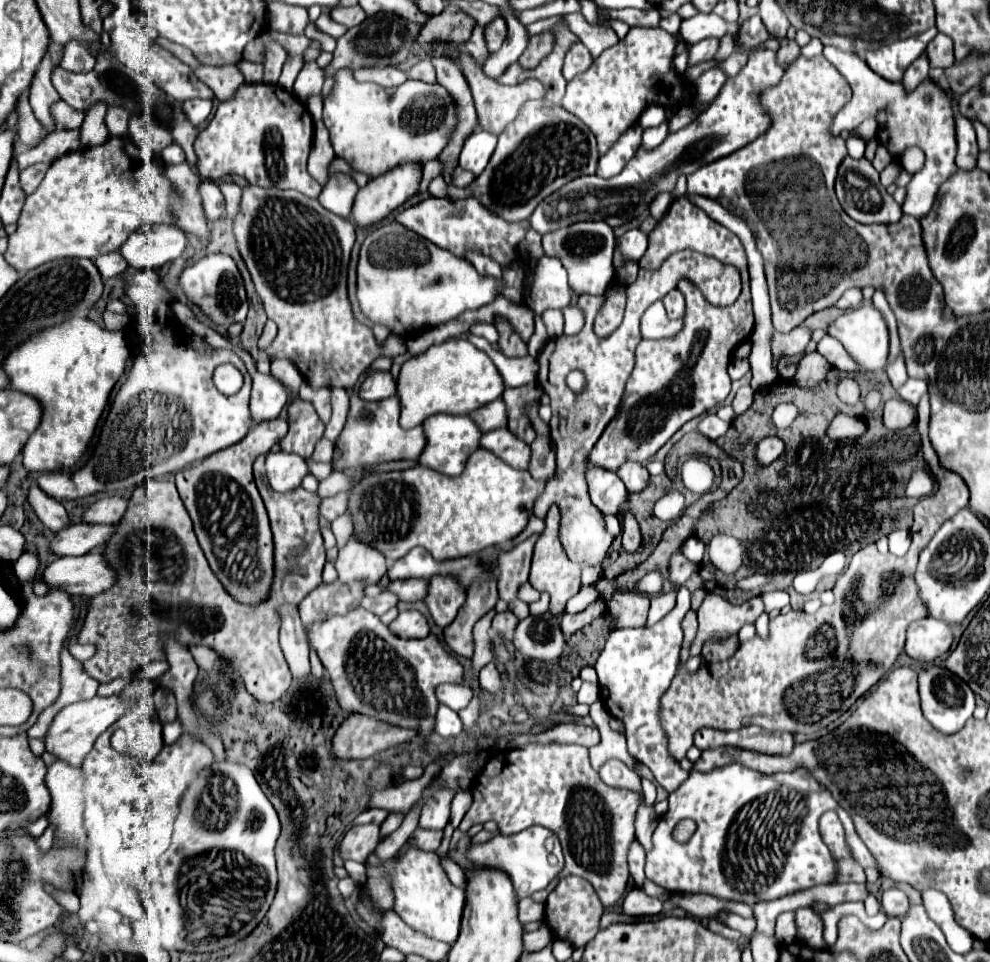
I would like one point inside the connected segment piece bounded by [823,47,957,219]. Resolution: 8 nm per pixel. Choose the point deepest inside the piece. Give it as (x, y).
(924, 118)

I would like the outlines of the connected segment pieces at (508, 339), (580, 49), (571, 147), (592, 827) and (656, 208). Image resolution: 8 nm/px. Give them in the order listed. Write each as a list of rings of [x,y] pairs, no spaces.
[[[495,315],[495,327],[499,331],[499,345],[501,345],[501,351],[503,355],[507,357],[523,357],[527,355],[527,345],[525,341],[521,339],[521,335],[513,329],[513,325],[501,317],[501,315]]]
[[[573,43],[565,55],[565,63],[563,63],[563,75],[567,79],[573,79],[577,73],[583,73],[589,69],[589,65],[593,63],[591,53],[585,49],[583,43]]]
[[[527,101],[513,125],[501,133],[497,149],[475,181],[459,189],[459,199],[477,197],[497,217],[515,223],[531,217],[535,207],[561,189],[565,183],[593,175],[599,153],[589,149],[589,127],[563,107],[549,105],[549,101]]]
[[[527,743],[519,749],[507,749],[503,753],[497,753],[487,761],[479,779],[475,779],[471,787],[471,795],[473,795],[473,803],[459,825],[463,833],[467,833],[471,825],[485,823],[489,819],[497,821],[503,835],[519,833],[529,825],[543,825],[559,837],[563,847],[565,867],[557,875],[557,879],[567,875],[579,875],[587,879],[595,887],[603,907],[613,907],[623,897],[629,881],[627,853],[633,843],[635,815],[641,805],[641,797],[635,791],[605,785],[599,773],[591,767],[587,747],[563,745],[563,743],[549,743],[549,745]]]
[[[663,193],[661,197],[657,197],[657,201],[653,203],[653,207],[651,207],[651,215],[655,217],[655,219],[661,219],[663,217],[663,213],[669,209],[669,205],[671,205],[671,201],[673,201],[673,197],[667,193]]]

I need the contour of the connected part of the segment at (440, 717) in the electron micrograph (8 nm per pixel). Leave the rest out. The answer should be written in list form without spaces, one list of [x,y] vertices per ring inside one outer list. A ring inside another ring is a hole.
[[[441,705],[439,711],[437,711],[437,717],[435,717],[435,731],[441,737],[455,737],[455,735],[459,735],[463,731],[459,715],[453,709]]]

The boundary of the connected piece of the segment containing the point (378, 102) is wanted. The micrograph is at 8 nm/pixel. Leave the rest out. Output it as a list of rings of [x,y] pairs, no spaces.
[[[349,69],[337,73],[333,91],[323,101],[323,123],[329,129],[335,155],[345,157],[353,169],[371,177],[409,161],[437,159],[455,121],[453,99],[439,85],[407,79],[399,87],[385,89],[375,83],[357,83]]]

